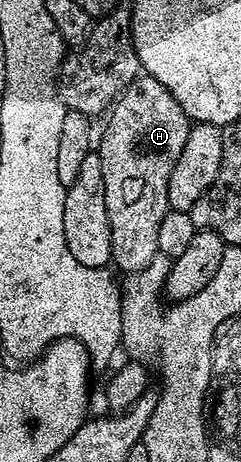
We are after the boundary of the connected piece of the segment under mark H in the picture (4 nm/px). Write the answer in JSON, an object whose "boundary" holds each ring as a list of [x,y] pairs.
{"boundary":[[[147,75],[135,77],[125,87],[108,119],[104,138],[98,141],[98,152],[102,159],[102,179],[106,179],[111,264],[127,275],[142,271],[142,267],[150,267],[159,254],[158,229],[169,211],[170,173],[174,163],[178,163],[178,155],[182,155],[182,149],[186,147],[193,122],[186,111],[182,111],[178,99],[174,99],[158,79]]]}

